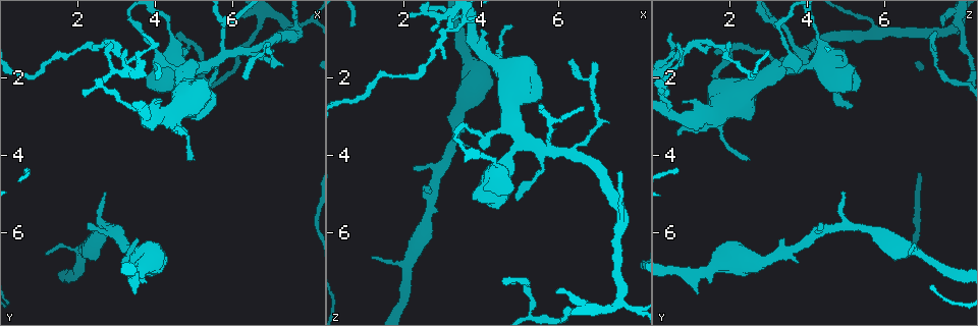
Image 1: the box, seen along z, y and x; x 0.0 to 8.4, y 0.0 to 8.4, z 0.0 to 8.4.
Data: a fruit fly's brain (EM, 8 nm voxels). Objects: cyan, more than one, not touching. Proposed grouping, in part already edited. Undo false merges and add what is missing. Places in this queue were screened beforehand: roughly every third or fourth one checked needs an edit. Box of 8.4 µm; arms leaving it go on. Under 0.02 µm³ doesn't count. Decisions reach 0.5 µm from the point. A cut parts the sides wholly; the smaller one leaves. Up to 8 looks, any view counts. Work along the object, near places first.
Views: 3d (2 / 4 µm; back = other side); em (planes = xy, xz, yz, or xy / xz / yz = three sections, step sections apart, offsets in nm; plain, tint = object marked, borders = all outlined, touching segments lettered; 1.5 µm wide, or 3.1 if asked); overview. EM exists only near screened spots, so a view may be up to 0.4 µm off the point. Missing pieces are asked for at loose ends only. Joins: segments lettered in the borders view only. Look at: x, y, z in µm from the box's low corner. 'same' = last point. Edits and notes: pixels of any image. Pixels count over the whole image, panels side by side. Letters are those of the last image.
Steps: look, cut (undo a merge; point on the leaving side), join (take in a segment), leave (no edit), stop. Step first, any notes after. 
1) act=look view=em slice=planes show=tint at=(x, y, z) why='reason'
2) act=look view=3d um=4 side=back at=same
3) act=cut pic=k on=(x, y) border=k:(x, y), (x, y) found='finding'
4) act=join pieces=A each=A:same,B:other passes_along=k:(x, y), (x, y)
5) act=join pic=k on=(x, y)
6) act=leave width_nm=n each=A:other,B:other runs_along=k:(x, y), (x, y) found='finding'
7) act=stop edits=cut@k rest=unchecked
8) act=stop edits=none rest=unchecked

act=look view=em slice=planes show=borders at=(4.85, 3.50, 0.70) why='free end'

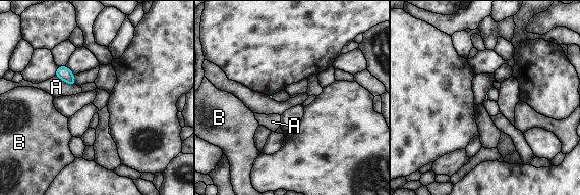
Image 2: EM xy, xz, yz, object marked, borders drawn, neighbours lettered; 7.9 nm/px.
act=leave each=A:other,B:other border=2:(55, 75), (65, 82), (75, 85) found='no lettered segment goes on from it'

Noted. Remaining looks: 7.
act=look view=3d um=4 at=(4.90, 2.75, 5.15) why='branch stops here'

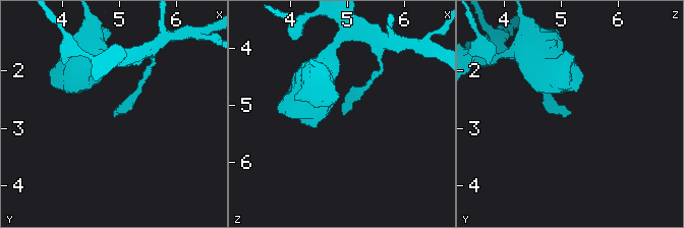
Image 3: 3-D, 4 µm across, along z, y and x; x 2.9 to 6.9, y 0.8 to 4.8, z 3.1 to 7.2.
act=look view=em slice=planes show=borders at=(4.90, 2.75, 5.15) why='need the tissue'

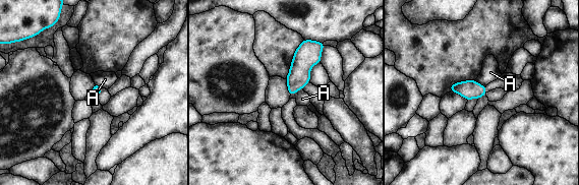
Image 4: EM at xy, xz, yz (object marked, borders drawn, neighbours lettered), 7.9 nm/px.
act=leave each=A:other border=4:(302, 87), (290, 96) found='no lettered segment goes on from it'

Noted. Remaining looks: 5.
act=look view=em slice=planes show=borders at=(7.65, 0.90, 5.75) why='sharp bend'

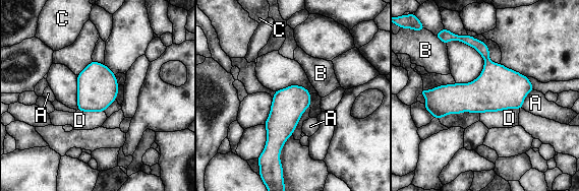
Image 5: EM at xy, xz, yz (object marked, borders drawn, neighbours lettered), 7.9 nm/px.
act=leave each=A:other,B:other,C:other,D:other border=5:(519, 108), (484, 111), (480, 114) found='continuous, no second neuron'

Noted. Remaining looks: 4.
act=stop edits=none rest=unchecked

